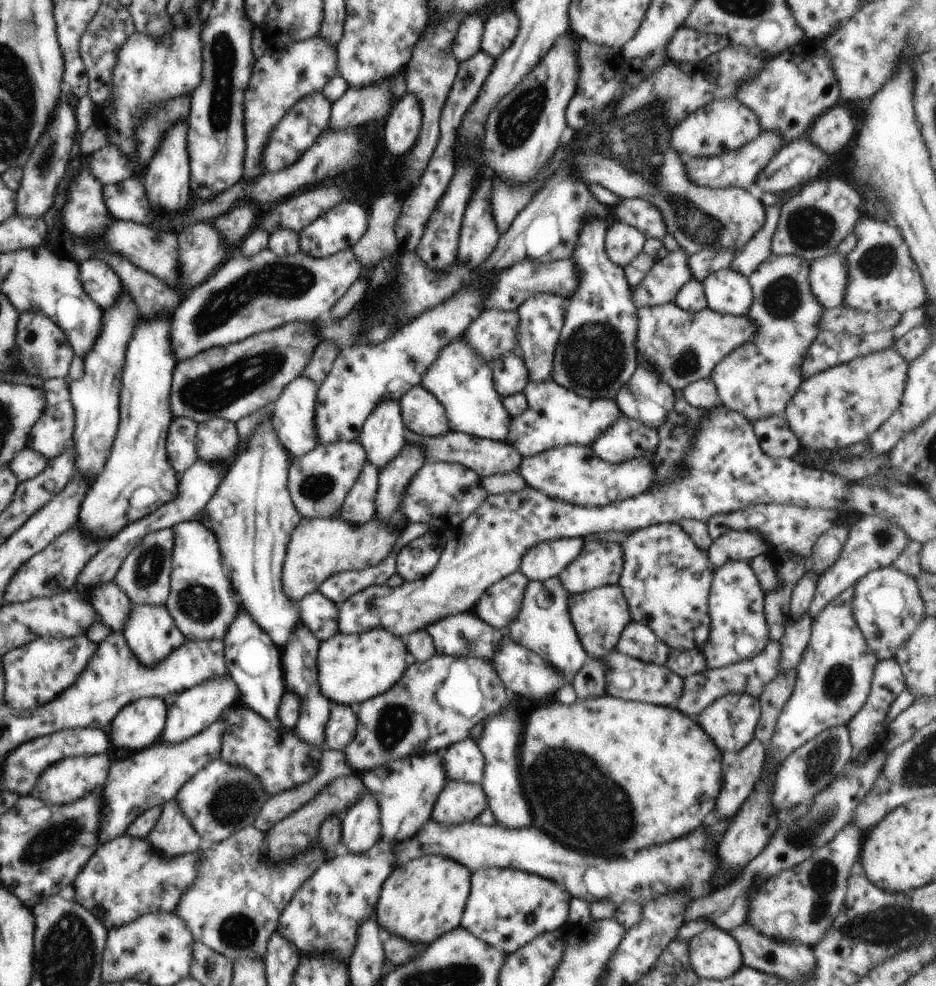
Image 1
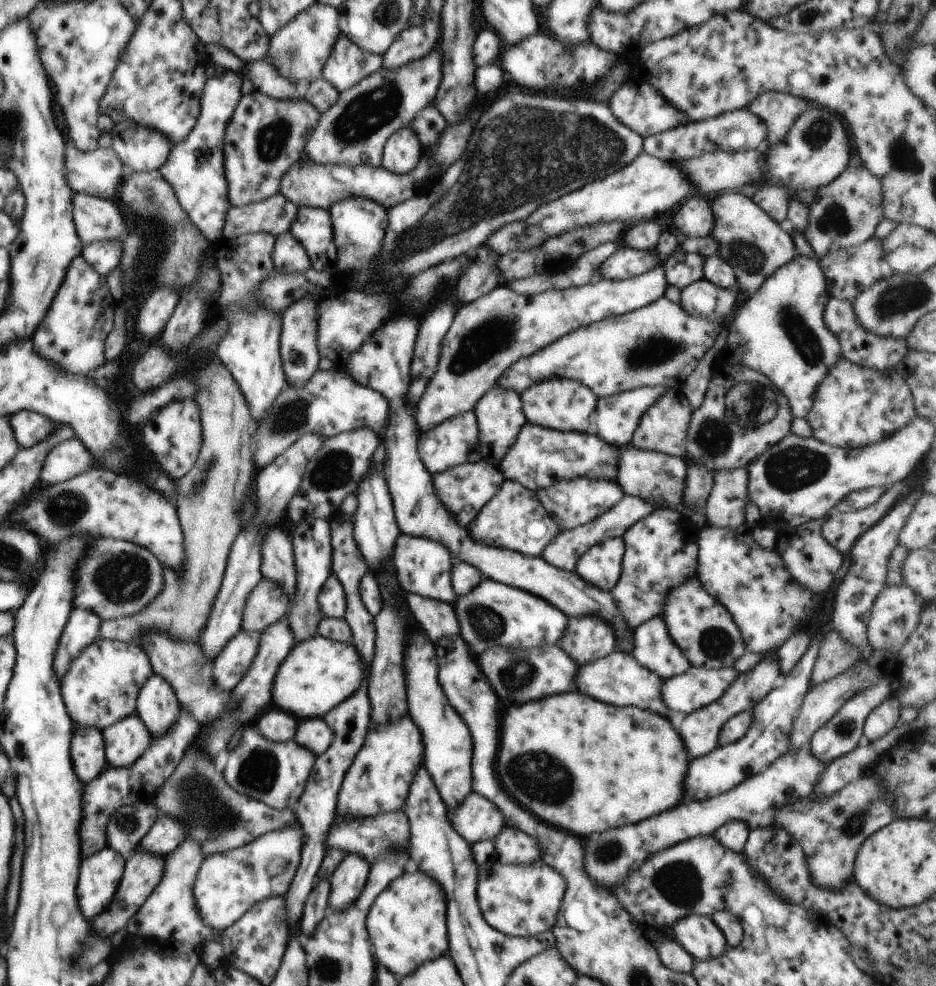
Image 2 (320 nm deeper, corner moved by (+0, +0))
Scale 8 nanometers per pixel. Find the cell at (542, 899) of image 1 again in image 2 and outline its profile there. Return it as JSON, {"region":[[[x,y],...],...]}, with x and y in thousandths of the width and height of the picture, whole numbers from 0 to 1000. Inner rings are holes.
{"region":[[[519,874],[511,880],[511,917],[519,935],[543,949],[569,950],[592,939],[605,905],[603,890],[579,874],[564,878]]]}

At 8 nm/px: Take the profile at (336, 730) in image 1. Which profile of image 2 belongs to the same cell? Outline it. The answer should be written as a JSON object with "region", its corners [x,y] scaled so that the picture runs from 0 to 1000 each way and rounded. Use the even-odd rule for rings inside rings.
{"region":[[[338,727],[319,730],[317,741],[312,749],[316,755],[340,767],[350,761],[356,746],[356,740],[348,734],[346,728]]]}

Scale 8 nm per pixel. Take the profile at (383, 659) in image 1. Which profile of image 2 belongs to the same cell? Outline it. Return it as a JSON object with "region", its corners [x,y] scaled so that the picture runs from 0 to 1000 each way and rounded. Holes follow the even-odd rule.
{"region":[[[333,644],[316,652],[294,682],[290,700],[291,716],[314,725],[318,730],[345,728],[371,706],[378,704],[389,688],[389,670],[376,653],[344,644]]]}

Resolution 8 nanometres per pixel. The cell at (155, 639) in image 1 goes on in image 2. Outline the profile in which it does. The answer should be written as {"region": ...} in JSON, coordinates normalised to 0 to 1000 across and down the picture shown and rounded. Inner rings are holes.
{"region":[[[163,684],[149,702],[145,724],[167,748],[181,744],[193,724],[192,716],[184,696]]]}

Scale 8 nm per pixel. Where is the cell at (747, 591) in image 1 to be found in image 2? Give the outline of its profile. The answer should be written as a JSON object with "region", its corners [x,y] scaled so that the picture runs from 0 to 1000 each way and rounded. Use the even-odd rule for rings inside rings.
{"region":[[[799,531],[783,537],[754,533],[745,546],[745,556],[745,587],[752,598],[772,613],[783,625],[795,646],[798,661],[816,664],[823,659],[831,659],[831,655],[835,655],[850,639],[857,639],[854,635],[858,630],[879,617],[879,603],[870,602],[863,595],[849,589],[829,558],[821,558],[806,548],[804,537]]]}

